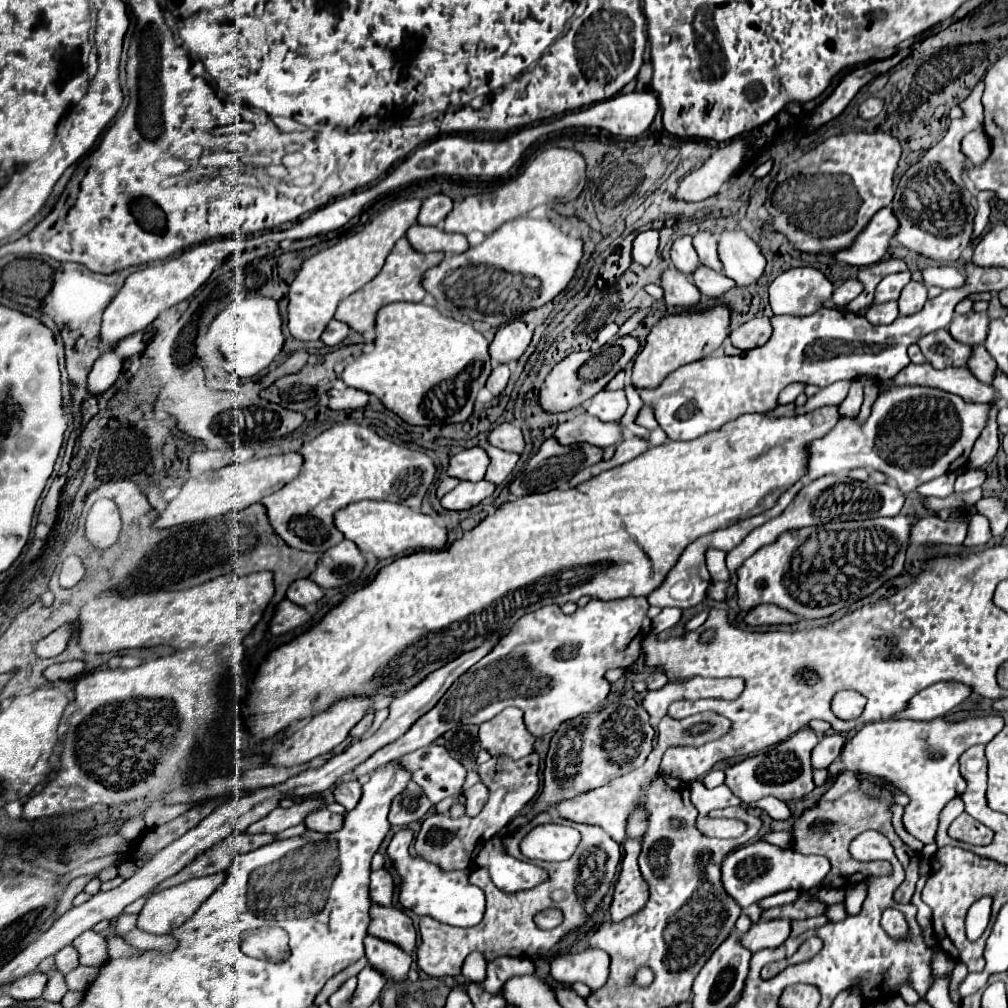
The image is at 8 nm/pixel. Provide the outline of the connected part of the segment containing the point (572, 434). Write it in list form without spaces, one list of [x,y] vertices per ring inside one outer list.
[[[584,413],[562,423],[556,429],[554,437],[564,447],[578,445],[578,443],[608,447],[622,441],[622,429],[616,423],[602,423],[596,417],[590,417],[588,413]]]

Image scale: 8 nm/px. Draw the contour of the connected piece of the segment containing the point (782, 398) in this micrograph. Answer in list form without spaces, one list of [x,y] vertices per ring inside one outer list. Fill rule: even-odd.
[[[788,385],[780,395],[778,395],[778,405],[788,405],[792,403],[800,393],[802,393],[804,385]]]

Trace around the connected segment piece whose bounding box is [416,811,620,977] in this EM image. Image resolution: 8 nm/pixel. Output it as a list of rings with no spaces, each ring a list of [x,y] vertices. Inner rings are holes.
[[[544,811],[535,814],[529,823],[516,829],[512,833],[506,833],[502,839],[502,845],[506,849],[508,855],[520,859],[520,861],[530,862],[548,871],[548,879],[540,885],[536,885],[534,889],[526,889],[526,891],[518,891],[518,893],[502,893],[492,881],[490,881],[490,873],[486,867],[478,867],[470,873],[470,883],[480,887],[486,895],[486,913],[484,919],[470,929],[458,929],[458,927],[446,927],[444,923],[432,919],[432,917],[420,917],[420,937],[422,943],[416,949],[416,963],[418,969],[424,971],[430,977],[444,977],[444,975],[460,975],[460,965],[466,959],[468,953],[472,951],[480,951],[484,953],[484,957],[490,961],[494,957],[500,955],[512,955],[512,957],[524,957],[530,955],[534,957],[536,953],[548,953],[548,949],[552,945],[556,945],[566,933],[582,927],[582,923],[594,913],[594,909],[598,907],[598,903],[602,901],[602,897],[606,895],[608,887],[616,881],[616,869],[620,863],[620,845],[602,829],[596,825],[587,825],[575,823],[572,827],[576,827],[582,833],[582,843],[576,851],[574,857],[570,857],[570,861],[566,863],[549,863],[543,861],[532,861],[524,855],[520,855],[520,841],[524,839],[524,835],[529,833],[534,827],[540,824],[552,822],[550,813]],[[600,853],[604,855],[604,859],[596,859],[594,855]],[[548,907],[558,907],[564,913],[564,923],[560,927],[550,929],[550,931],[542,931],[536,927],[534,923],[534,915],[542,909]]]

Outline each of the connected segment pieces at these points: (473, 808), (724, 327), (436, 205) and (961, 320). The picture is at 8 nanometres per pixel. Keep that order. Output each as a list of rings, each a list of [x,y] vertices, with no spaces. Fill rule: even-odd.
[[[476,783],[474,787],[470,787],[470,789],[464,793],[464,797],[466,797],[466,815],[474,817],[474,815],[478,815],[478,813],[482,811],[482,807],[486,805],[486,801],[488,801],[488,789],[486,789],[482,783]]]
[[[722,303],[708,307],[704,311],[684,311],[684,313],[662,317],[650,329],[646,337],[646,345],[634,361],[634,373],[632,373],[634,387],[654,389],[674,369],[712,355],[722,345],[722,341],[730,335],[730,313],[732,313],[730,307]]]
[[[432,195],[422,201],[420,213],[418,213],[418,223],[420,225],[440,225],[448,211],[452,209],[452,199],[446,195]]]
[[[968,313],[968,315],[960,315],[954,317],[950,323],[950,335],[964,343],[964,345],[982,345],[986,341],[986,333],[988,333],[988,315],[986,313]]]

